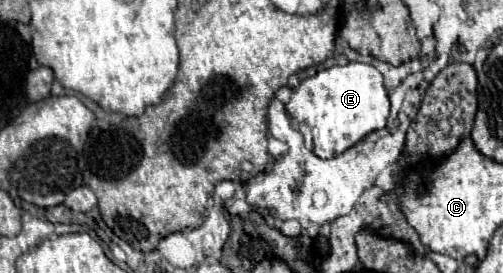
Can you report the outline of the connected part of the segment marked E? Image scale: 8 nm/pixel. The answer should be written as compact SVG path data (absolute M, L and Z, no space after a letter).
M349 62L345 66L331 66L305 78L297 88L291 88L291 98L285 112L297 122L305 138L305 146L319 158L333 158L369 132L385 126L389 116L389 98L383 86L383 76L371 64Z

